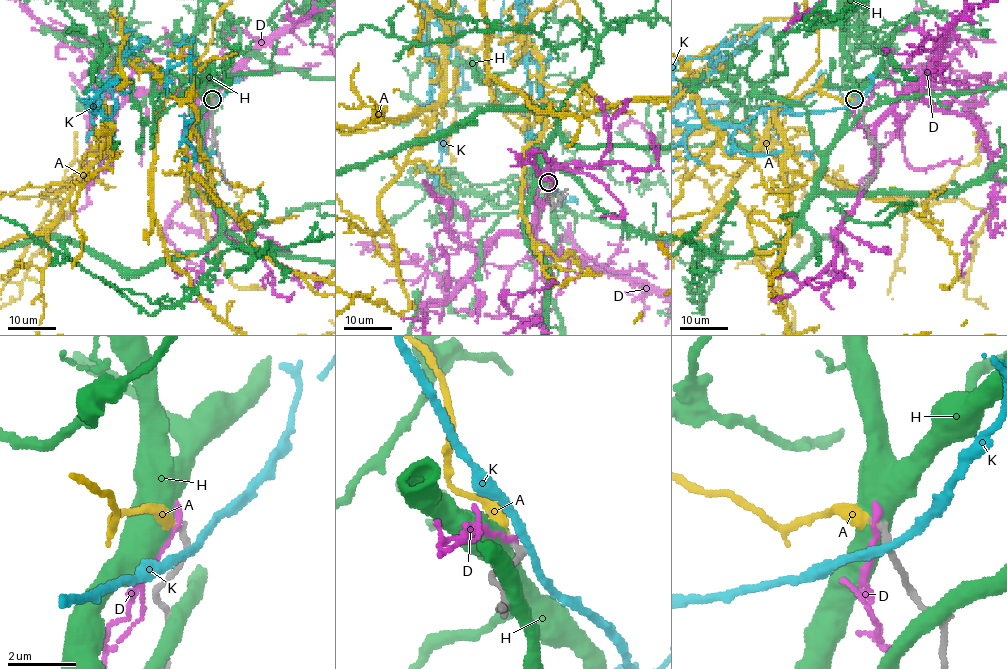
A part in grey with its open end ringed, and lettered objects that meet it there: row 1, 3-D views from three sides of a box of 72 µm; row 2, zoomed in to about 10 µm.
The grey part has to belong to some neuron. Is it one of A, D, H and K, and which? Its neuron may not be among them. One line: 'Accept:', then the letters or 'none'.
Accept: A

